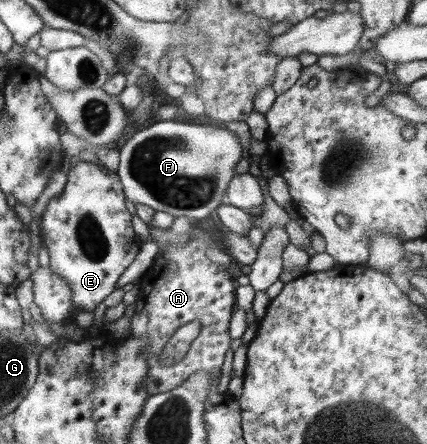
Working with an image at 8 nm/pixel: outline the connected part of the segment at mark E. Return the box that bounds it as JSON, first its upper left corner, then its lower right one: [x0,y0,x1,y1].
[39,161,142,312]

